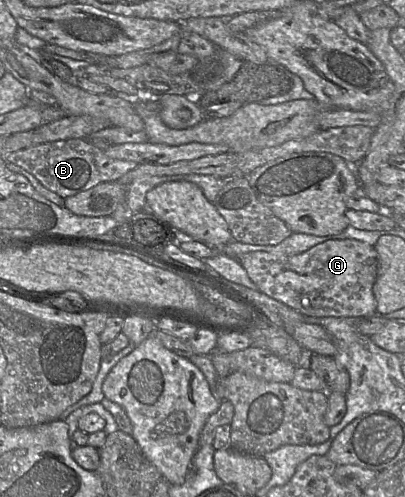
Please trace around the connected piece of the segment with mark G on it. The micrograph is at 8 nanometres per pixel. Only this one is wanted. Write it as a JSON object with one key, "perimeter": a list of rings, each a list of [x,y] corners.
{"perimeter":[[[355,239],[328,240],[297,255],[248,252],[236,259],[258,291],[282,302],[304,316],[371,317],[377,313],[373,285],[377,278],[378,253]]]}

